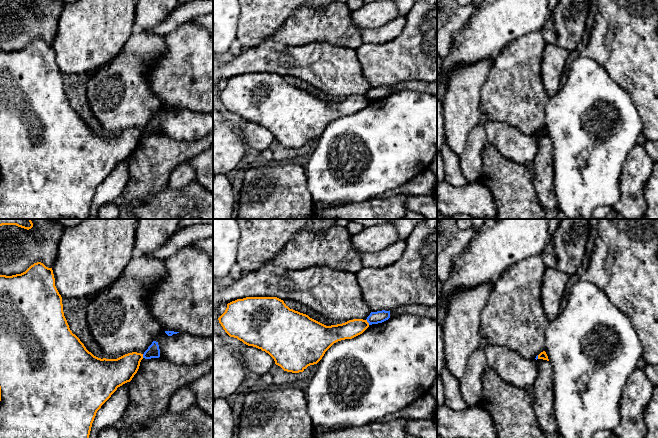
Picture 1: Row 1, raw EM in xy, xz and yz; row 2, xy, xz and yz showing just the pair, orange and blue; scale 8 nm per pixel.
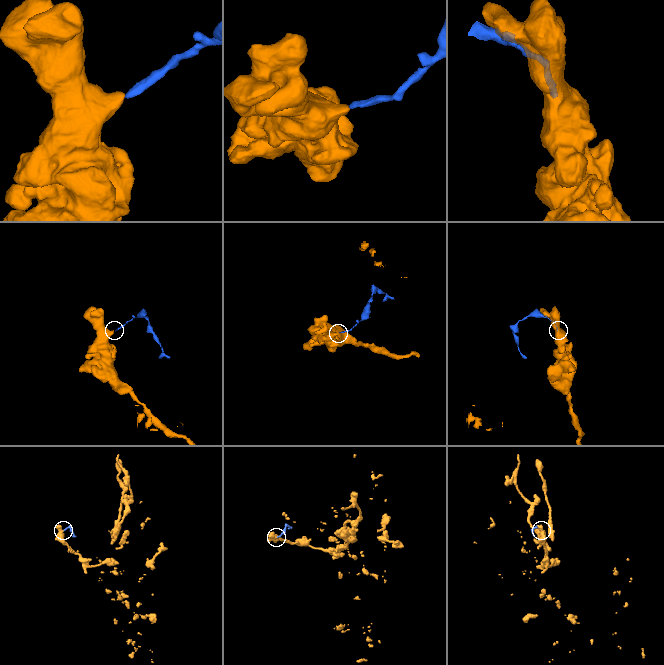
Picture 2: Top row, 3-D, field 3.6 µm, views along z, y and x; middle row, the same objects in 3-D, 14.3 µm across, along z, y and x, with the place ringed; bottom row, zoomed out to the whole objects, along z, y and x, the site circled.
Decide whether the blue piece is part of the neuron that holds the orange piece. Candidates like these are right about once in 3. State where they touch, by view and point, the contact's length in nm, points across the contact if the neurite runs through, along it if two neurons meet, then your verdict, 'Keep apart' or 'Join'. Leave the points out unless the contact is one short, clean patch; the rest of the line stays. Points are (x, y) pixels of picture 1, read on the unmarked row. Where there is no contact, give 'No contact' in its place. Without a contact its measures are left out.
Touches orange at xz (367, 98). Shared border 50 nm. Boundary: xz (366, 95), (369, 100). Keep apart

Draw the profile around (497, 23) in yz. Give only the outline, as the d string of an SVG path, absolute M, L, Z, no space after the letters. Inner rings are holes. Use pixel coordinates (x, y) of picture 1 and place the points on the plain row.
M491 0L475 12L469 21L453 36L453 47L449 54L443 58L441 81L437 85L437 101L444 102L448 90L450 74L456 66L472 65L475 62L496 56L505 46L525 36L530 32L540 31L544 28L546 19L551 16L548 0Z

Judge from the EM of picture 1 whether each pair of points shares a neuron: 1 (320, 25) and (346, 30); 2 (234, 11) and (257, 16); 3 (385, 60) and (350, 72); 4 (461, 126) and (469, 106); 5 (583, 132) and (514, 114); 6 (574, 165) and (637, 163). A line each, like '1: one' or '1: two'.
1: one
2: two
3: two
4: one
5: two
6: two

